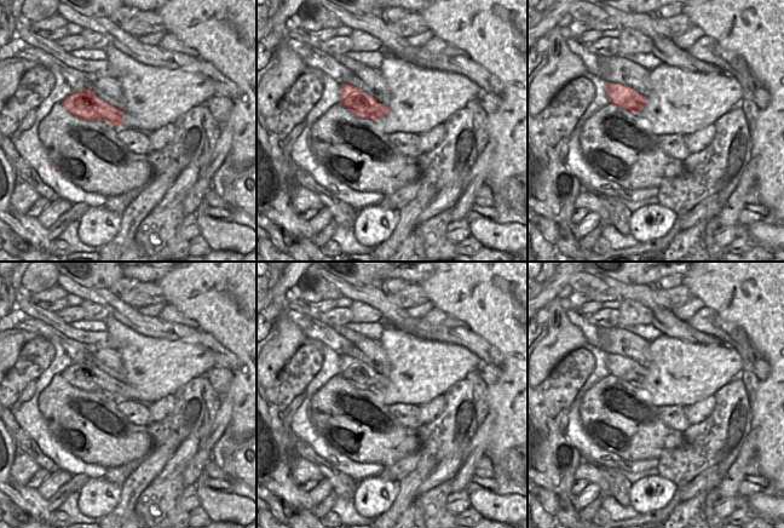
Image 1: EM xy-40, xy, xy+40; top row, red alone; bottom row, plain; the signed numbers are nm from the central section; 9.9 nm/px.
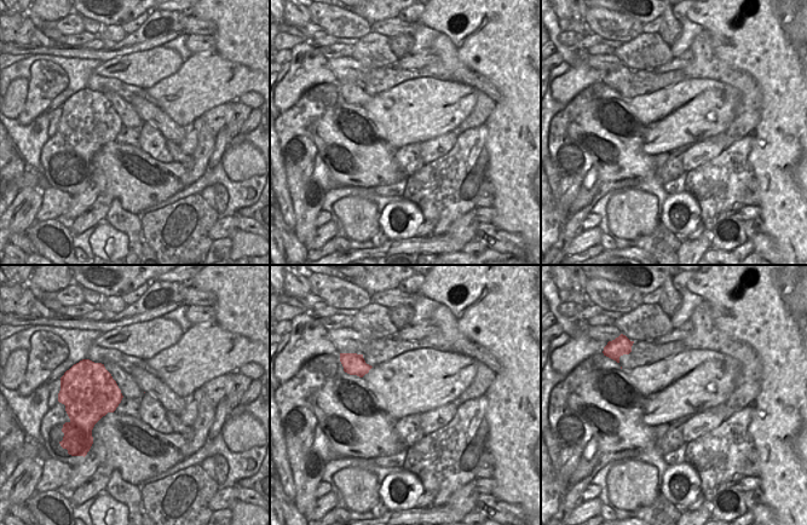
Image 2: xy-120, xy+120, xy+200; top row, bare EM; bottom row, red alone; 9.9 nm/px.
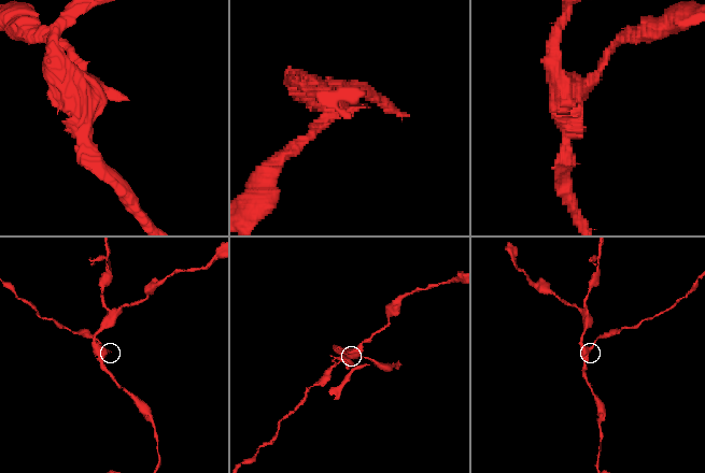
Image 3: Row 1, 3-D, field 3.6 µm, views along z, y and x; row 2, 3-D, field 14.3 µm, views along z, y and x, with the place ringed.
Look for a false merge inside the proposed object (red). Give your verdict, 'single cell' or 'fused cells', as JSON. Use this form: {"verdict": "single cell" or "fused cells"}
{"verdict": "fused cells"}

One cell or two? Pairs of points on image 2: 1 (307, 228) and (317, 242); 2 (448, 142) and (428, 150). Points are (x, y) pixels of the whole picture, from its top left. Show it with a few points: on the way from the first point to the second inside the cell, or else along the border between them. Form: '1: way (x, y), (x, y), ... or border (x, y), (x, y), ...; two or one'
1: border (317, 228), (312, 241), (306, 247); two
2: way (443, 144), (433, 149); one

